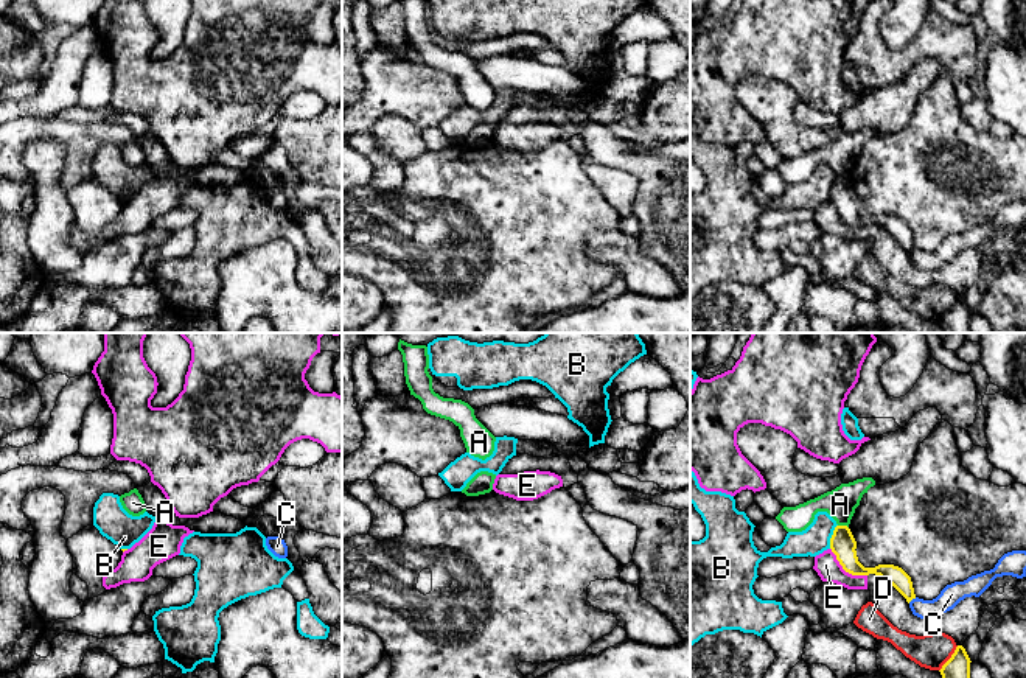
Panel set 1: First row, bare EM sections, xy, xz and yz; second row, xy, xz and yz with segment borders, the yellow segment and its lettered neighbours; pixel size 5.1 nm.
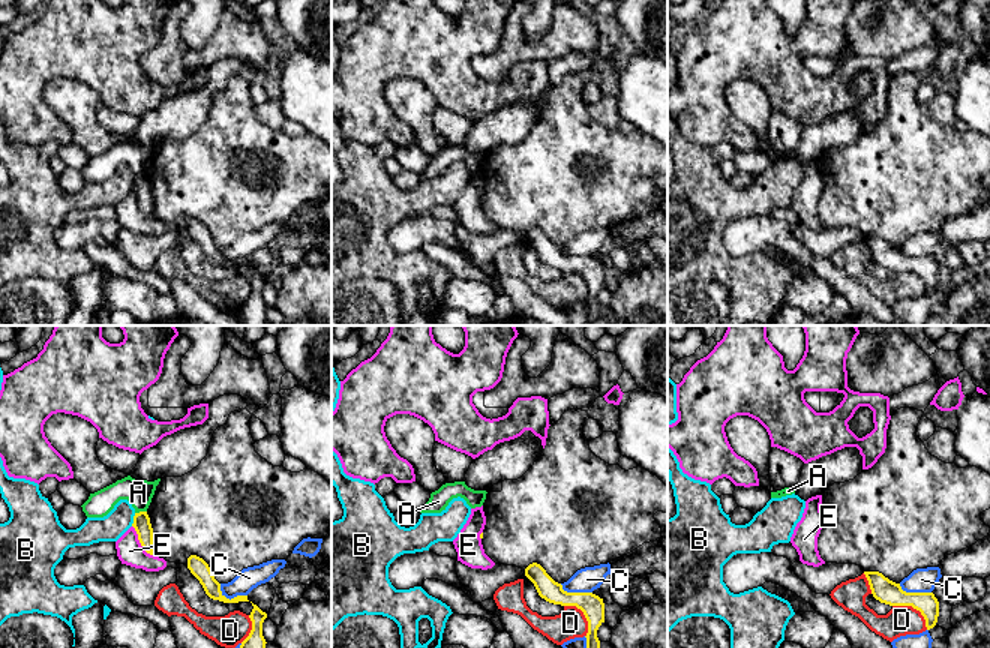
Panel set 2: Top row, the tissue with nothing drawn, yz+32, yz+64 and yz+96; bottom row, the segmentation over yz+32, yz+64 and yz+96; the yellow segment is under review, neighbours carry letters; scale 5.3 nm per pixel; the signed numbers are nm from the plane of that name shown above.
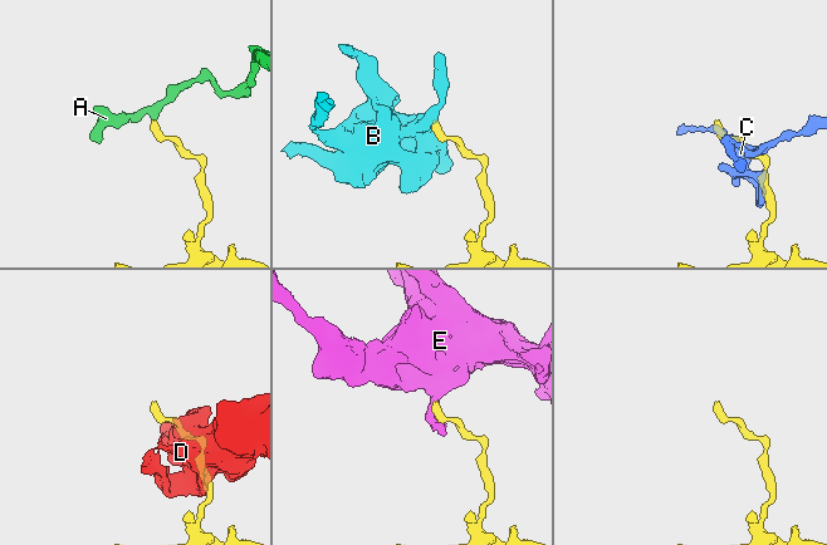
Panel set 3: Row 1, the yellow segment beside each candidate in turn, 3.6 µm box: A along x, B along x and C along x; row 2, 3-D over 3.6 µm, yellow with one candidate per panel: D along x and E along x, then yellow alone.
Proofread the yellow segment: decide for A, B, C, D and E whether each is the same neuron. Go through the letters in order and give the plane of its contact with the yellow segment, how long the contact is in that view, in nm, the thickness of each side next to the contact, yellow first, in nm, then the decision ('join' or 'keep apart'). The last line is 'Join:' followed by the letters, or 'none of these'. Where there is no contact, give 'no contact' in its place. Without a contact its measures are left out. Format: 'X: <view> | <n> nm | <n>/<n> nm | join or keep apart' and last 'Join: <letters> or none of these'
A: yz | 60 nm | 140/160 nm | keep apart
B: yz | 130 nm | 140/150 nm | keep apart
C: yz | 50 nm | 100/110 nm | keep apart
D: yz | 170 nm | 150/180 nm | keep apart
E: yz | 240 nm | 140/120 nm | keep apart
Join: none of these

